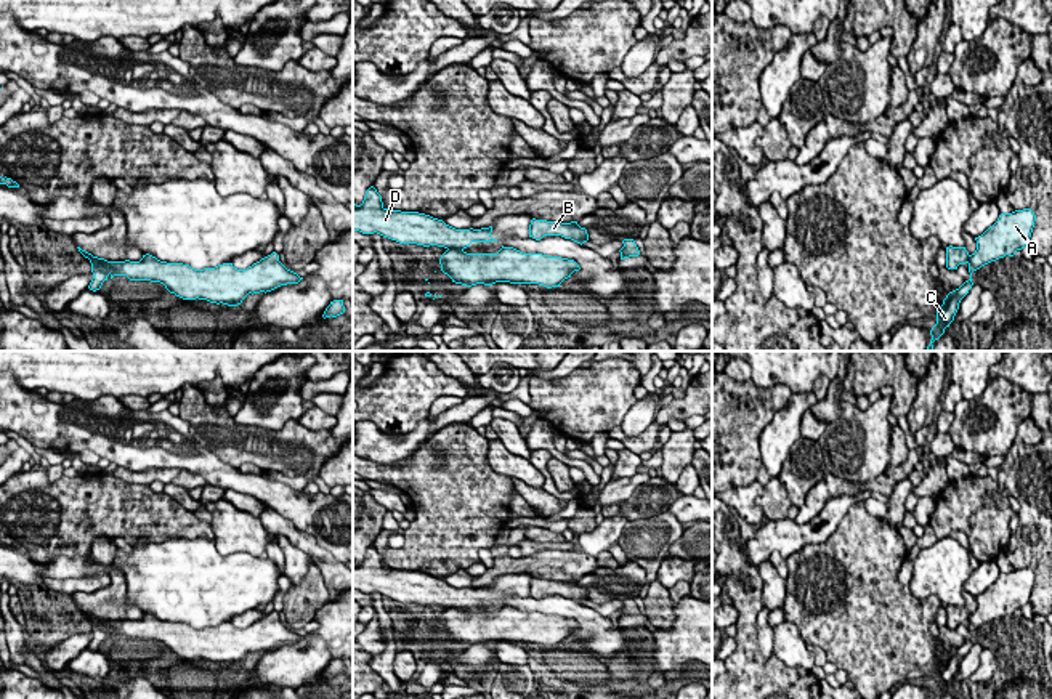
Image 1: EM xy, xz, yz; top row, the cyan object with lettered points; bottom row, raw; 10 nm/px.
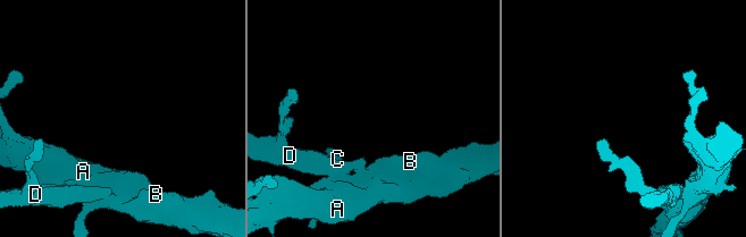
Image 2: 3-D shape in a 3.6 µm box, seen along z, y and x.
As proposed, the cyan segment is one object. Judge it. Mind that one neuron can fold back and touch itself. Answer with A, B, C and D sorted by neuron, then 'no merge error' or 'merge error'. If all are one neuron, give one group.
A B C / D | merge error

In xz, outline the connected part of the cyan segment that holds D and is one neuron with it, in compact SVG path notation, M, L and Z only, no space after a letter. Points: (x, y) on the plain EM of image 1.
M374 545L366 550L361 564L353 561L353 588L362 593L377 592L399 603L438 604L447 609L463 609L471 601L497 601L491 596L492 585L455 588L425 572L385 568Z

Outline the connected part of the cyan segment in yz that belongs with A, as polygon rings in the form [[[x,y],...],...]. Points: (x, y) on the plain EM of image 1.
[[[1031,568],[1001,572],[993,585],[975,596],[977,609],[969,616],[970,638],[943,659],[937,670],[937,683],[930,689],[932,699],[938,699],[954,680],[961,659],[973,644],[972,632],[1005,614],[1014,616],[1017,609],[1022,609],[1030,601],[1034,580],[1036,574]]]

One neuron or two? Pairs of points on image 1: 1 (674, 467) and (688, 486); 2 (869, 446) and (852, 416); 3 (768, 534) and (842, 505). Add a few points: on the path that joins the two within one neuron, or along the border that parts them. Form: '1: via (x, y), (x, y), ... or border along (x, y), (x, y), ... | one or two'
1: border along (690, 462), (674, 483) | two
2: via (861, 438), (855, 432), (853, 424) | one
3: via (788, 534), (818, 534), (829, 525) | one

